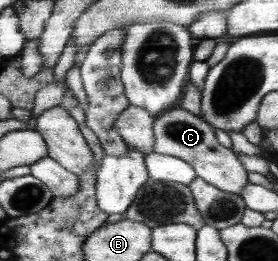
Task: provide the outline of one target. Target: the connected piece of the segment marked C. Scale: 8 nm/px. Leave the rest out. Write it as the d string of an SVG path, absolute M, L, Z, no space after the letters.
M173 108L156 118L155 152L180 157L192 165L198 177L217 189L240 195L247 185L247 171L233 151L219 144L215 137L215 127L189 110Z

